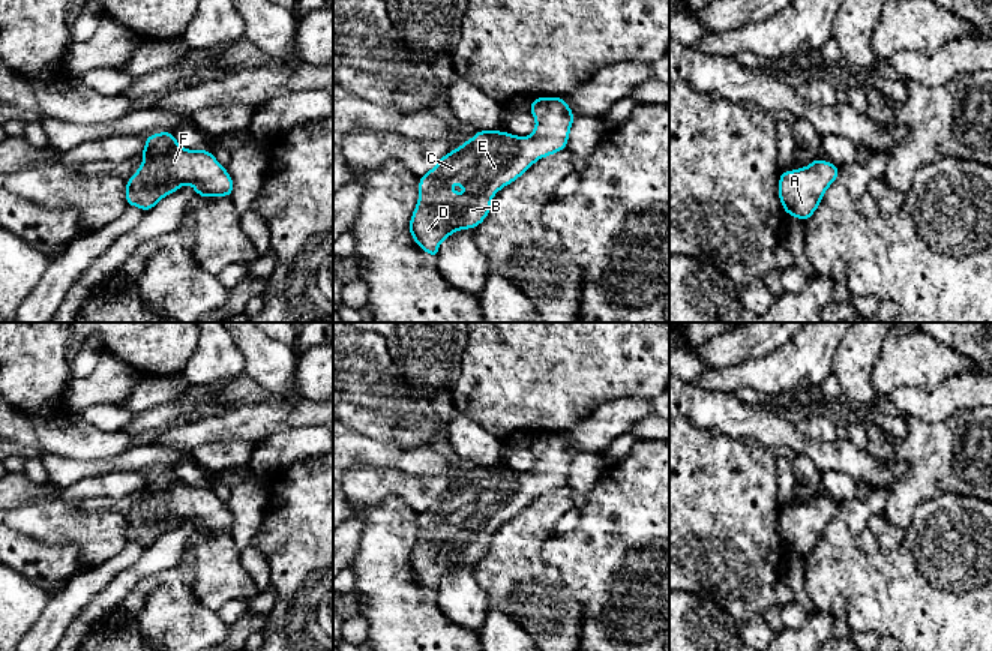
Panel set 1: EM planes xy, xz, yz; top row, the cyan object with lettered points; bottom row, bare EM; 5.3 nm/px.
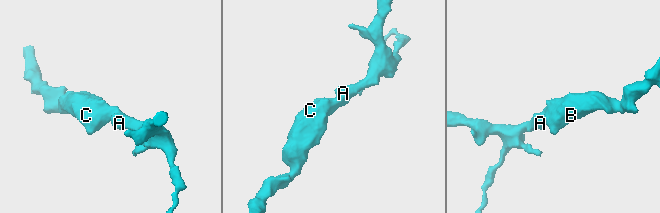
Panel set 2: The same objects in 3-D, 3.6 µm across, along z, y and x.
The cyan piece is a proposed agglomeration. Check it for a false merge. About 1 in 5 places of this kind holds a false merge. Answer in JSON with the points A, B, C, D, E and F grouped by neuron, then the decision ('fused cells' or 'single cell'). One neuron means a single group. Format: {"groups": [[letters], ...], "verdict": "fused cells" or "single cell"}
{"groups": [["A", "B", "C", "D", "E", "F"]], "verdict": "single cell"}

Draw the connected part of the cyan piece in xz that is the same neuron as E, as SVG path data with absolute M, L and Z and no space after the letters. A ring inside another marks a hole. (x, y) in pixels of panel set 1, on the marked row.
M560 96L534 98L528 111L536 118L531 135L516 136L501 130L477 130L462 146L444 154L434 168L419 177L419 200L410 219L413 240L428 255L437 258L444 238L459 230L477 228L489 214L494 195L518 180L539 159L567 147L575 116ZM452 182L471 194L455 194Z

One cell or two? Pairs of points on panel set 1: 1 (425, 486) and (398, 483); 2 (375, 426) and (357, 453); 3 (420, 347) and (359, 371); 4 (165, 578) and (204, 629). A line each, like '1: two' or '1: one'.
1: one
2: two
3: two
4: one

